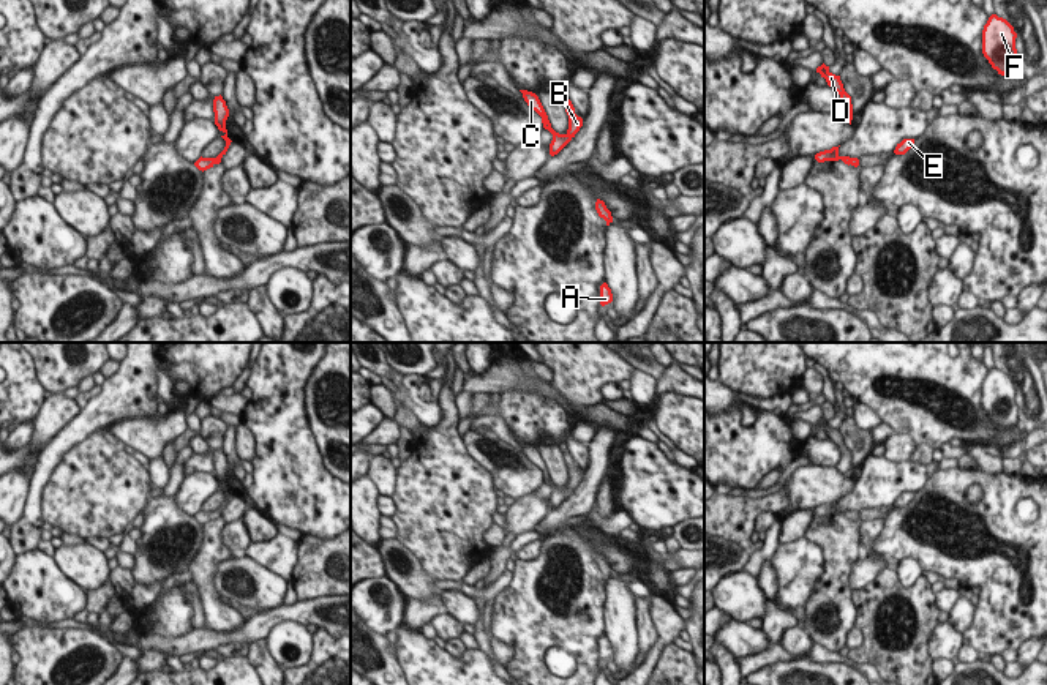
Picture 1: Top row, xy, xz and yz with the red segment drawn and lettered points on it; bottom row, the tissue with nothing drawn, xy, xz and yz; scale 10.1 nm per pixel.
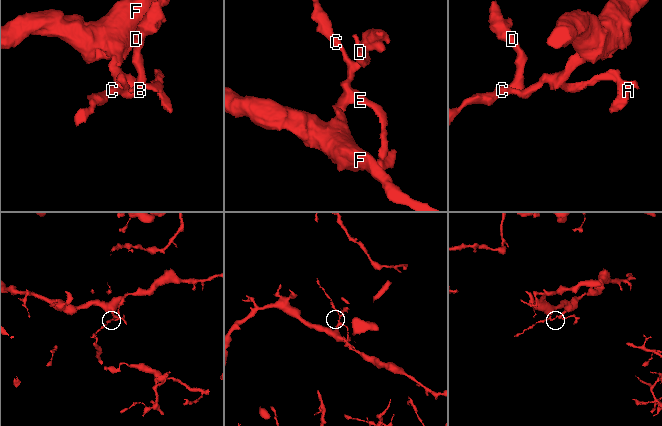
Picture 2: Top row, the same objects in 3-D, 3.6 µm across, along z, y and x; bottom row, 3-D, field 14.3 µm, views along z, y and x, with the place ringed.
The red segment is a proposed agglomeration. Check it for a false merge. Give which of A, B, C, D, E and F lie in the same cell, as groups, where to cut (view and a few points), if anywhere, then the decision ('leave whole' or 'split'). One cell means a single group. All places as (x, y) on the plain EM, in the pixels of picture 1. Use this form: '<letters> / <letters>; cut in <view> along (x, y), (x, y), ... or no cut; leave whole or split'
A B C D E F; no cut; leave whole

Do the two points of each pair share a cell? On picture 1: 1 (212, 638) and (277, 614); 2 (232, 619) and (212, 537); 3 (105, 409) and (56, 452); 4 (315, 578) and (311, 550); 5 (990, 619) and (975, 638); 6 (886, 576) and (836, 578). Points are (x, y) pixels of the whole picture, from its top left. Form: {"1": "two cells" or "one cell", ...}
{"1": "one cell", "2": "one cell", "3": "one cell", "4": "one cell", "5": "one cell", "6": "two cells"}

